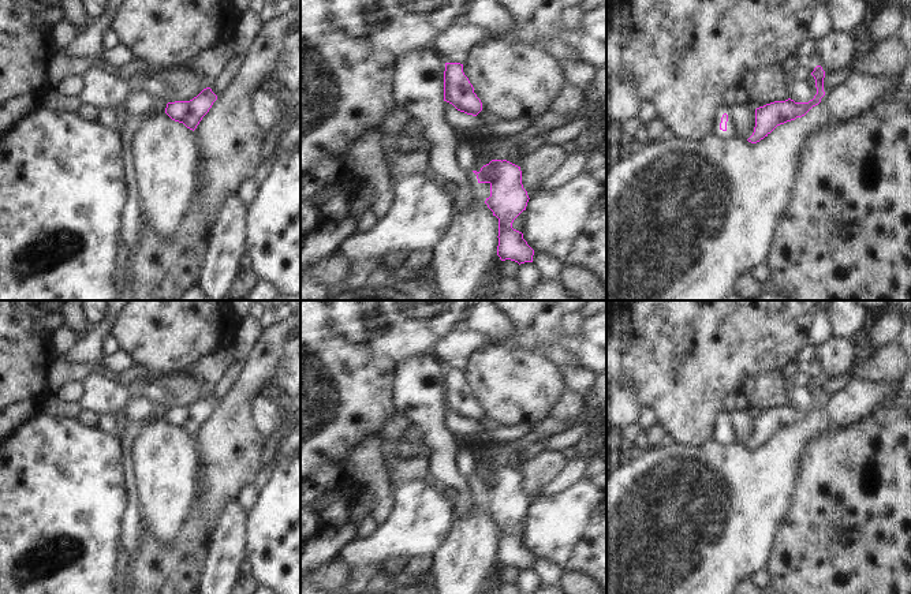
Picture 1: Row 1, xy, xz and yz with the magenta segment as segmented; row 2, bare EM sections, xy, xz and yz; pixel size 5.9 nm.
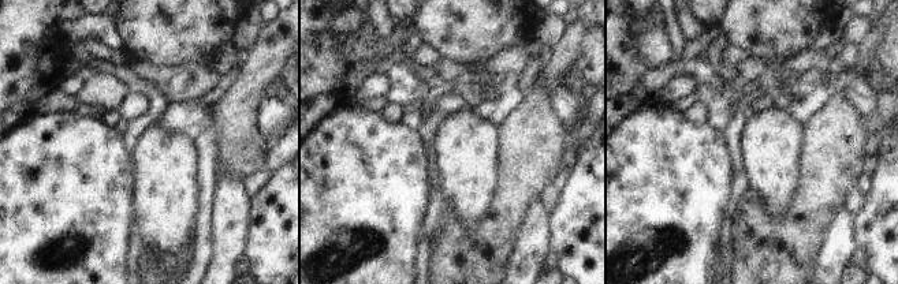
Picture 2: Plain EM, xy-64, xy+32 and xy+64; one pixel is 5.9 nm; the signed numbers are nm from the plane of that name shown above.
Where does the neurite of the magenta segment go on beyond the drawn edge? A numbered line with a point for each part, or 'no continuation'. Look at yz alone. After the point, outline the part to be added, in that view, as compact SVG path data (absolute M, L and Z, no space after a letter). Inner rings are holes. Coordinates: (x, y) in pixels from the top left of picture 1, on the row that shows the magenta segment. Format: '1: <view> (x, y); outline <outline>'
no continuation

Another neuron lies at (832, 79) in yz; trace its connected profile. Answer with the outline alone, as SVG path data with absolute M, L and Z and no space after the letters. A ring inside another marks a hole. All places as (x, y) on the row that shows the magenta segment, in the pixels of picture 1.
M847 67L840 71L825 72L824 91L828 93L845 83L852 75L859 75L859 71Z

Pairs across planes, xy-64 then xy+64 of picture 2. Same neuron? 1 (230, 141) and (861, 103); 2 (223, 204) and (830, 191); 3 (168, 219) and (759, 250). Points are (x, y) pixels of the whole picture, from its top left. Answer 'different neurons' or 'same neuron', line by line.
1: different neurons
2: different neurons
3: different neurons

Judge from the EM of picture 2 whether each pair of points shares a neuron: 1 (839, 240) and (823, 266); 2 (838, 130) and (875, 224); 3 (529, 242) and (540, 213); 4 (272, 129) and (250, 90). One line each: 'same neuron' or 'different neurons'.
1: same neuron
2: different neurons
3: same neuron
4: different neurons

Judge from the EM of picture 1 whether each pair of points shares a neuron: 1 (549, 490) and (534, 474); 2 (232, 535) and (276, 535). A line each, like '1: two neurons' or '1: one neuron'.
1: two neurons
2: two neurons

